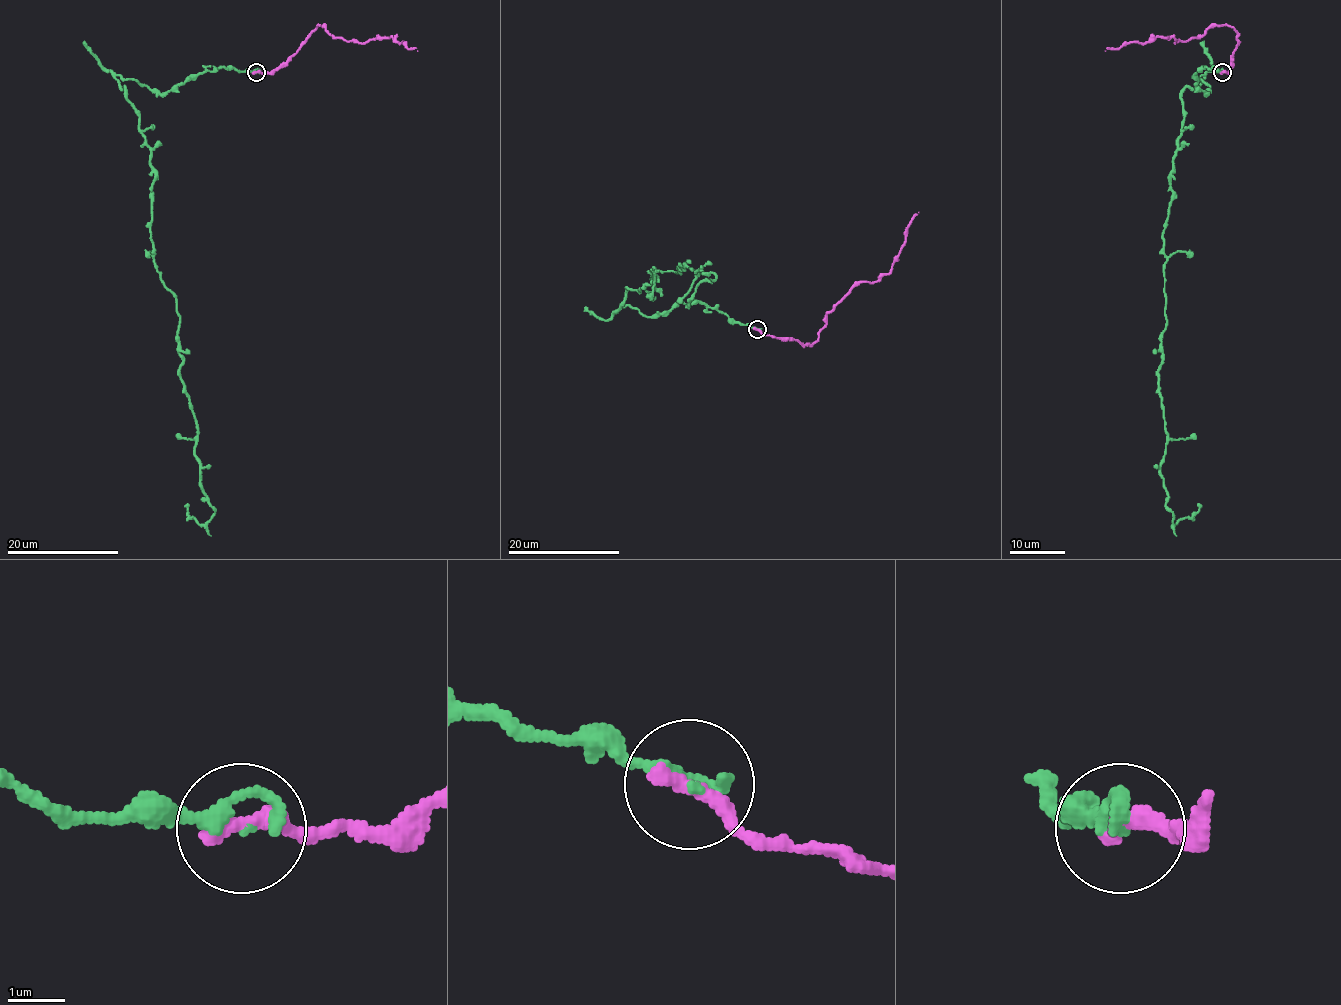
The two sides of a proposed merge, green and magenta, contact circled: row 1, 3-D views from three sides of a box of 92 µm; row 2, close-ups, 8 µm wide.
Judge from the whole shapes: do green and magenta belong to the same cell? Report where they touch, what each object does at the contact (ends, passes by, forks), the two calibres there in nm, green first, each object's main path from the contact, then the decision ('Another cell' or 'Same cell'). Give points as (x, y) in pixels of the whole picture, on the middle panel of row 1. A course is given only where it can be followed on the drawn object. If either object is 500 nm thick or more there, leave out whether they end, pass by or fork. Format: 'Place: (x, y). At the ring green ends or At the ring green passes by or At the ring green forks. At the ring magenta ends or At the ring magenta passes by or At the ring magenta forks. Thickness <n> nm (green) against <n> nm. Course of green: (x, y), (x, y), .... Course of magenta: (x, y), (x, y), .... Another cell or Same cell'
Place: (757, 329). At the ring green ends. At the ring magenta ends. Thickness 140 nm (green) against 380 nm. Course of green: (757, 329), (699, 302), (652, 316), (620, 309), (652, 270), (681, 265), (716, 276), (688, 305). Course of magenta: (757, 329), (813, 344), (825, 319), (855, 285), (874, 283), (889, 272), (919, 212). Same cell

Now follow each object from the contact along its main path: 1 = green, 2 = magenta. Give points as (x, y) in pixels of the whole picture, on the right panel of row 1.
1: (1222, 73), (1181, 93), (1163, 231), (1160, 469), (1173, 523), (1198, 504)
2: (1222, 73), (1230, 71), (1237, 45), (1233, 27), (1212, 25), (1174, 43), (1156, 36), (1105, 50)

